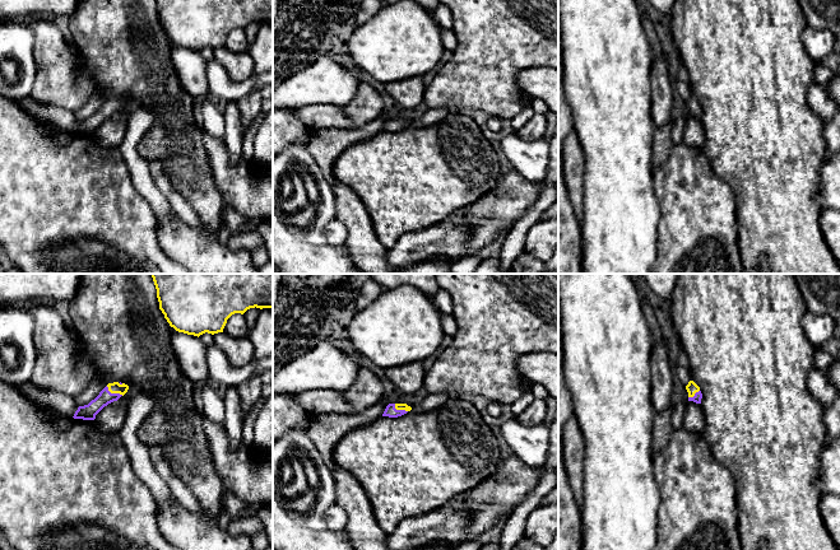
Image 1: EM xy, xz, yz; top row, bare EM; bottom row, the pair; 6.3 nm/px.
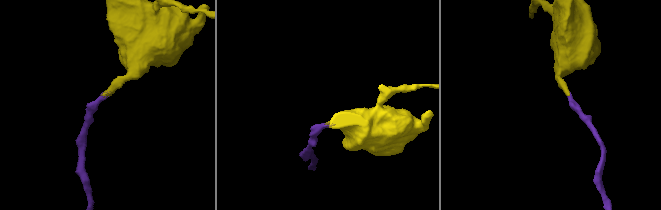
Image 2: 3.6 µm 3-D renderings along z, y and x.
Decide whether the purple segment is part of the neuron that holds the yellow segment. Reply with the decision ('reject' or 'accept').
accept

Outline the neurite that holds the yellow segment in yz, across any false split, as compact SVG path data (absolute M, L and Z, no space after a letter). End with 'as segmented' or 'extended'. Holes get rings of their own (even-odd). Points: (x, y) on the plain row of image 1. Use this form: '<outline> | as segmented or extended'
M693 95L688 97L686 104L688 107L688 116L701 118L702 108L700 106L700 102Z | extended

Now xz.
M389 118L382 131L398 132L398 131L407 129L410 125L412 122L408 121L407 118Z | extended

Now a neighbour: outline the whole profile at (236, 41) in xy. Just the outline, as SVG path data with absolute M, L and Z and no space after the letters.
M241 28L232 29L223 43L223 47L232 52L249 51L249 42L245 31Z

